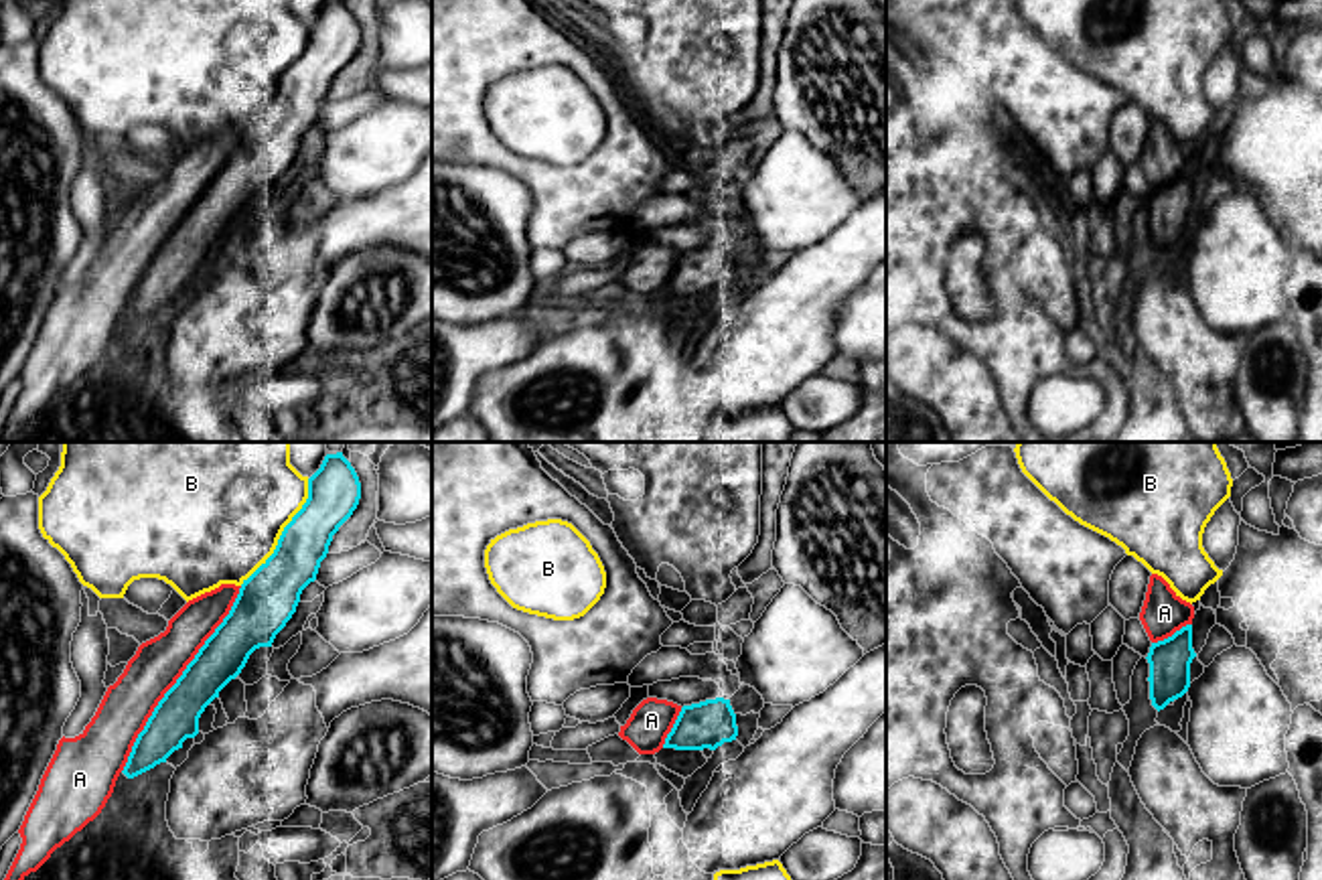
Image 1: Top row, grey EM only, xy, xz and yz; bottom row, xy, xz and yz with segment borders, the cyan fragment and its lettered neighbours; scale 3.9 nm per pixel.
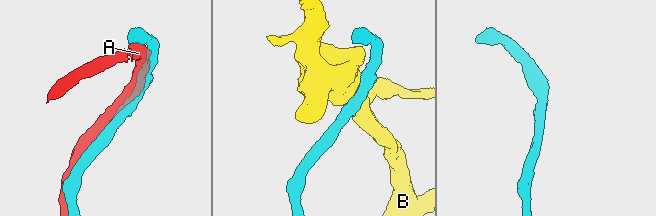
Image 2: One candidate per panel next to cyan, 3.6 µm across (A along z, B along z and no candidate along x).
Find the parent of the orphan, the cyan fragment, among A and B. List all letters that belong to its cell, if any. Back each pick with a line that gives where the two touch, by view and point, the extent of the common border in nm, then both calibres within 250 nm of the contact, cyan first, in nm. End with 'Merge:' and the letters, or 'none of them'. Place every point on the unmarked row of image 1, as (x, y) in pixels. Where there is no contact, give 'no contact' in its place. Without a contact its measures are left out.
A: meets cyan in xy at (177, 226); contact 900 nm long; 180 nm thick on the cyan side, 200 nm on the other
Merge: A

